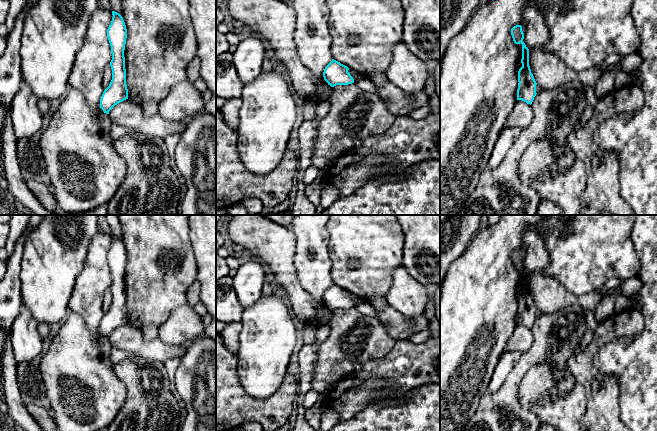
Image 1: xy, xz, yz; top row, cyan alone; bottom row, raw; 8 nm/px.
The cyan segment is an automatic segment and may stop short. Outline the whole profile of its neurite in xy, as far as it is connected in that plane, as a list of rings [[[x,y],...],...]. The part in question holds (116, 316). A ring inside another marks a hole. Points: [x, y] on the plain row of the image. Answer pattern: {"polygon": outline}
{"polygon": [[[112,235],[112,239],[112,245],[107,254],[112,278],[110,286],[112,304],[100,323],[100,332],[106,338],[109,338],[115,329],[128,323],[124,281],[127,253],[123,241],[119,237]]]}

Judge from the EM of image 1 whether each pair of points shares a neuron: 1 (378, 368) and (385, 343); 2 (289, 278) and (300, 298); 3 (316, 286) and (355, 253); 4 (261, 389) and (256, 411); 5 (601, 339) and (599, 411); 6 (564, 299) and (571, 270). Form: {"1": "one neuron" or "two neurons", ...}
{"1": "two neurons", "2": "one neuron", "3": "two neurons", "4": "two neurons", "5": "one neuron", "6": "two neurons"}

